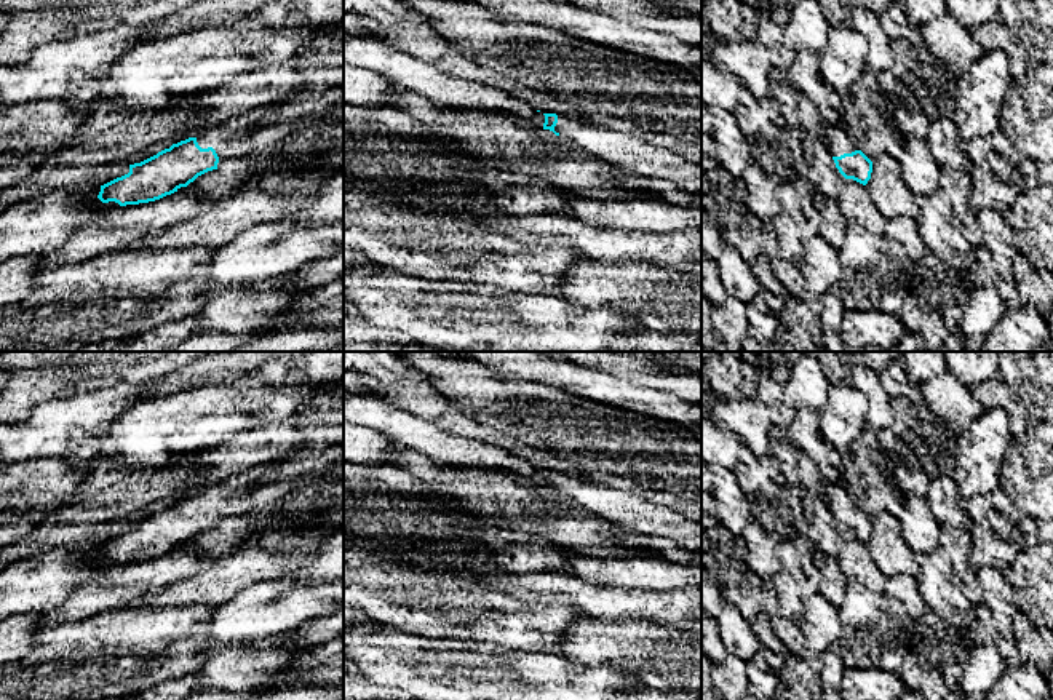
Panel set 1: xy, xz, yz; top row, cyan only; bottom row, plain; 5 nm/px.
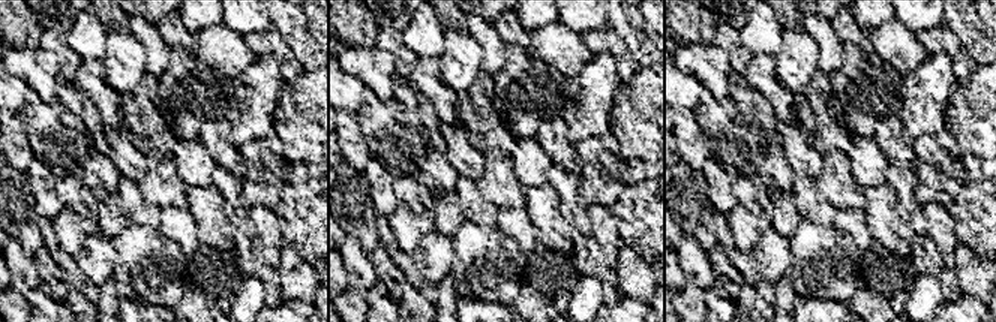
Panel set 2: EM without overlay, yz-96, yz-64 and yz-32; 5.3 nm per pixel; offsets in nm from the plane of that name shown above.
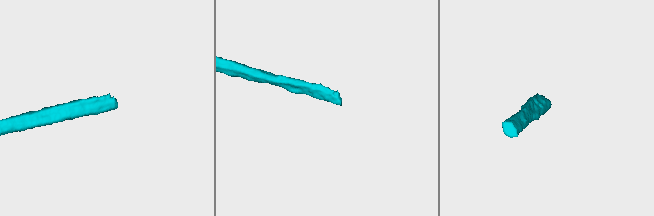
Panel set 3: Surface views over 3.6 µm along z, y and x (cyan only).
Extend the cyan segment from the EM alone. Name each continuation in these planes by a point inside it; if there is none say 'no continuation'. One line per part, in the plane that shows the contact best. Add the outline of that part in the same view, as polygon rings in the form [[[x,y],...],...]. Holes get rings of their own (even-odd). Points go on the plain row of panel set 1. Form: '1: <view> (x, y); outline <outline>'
1: xy (234, 496); outline [[[252,467],[236,476],[230,476],[217,484],[206,486],[198,491],[197,500],[201,507],[213,505],[219,515],[224,516],[246,516],[252,508],[252,495],[259,484],[262,484],[265,467]]]

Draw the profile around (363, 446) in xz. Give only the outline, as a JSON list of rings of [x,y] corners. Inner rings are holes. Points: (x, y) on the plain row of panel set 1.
[[[344,419],[344,460],[358,465],[391,465],[391,457],[403,451],[380,433]]]

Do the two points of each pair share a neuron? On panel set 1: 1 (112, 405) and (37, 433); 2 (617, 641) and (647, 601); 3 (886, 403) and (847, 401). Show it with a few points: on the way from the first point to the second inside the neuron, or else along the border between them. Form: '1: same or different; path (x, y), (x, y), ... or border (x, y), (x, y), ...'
1: same; path (93, 413), (56, 425)
2: different; border (595, 620), (655, 620), (670, 627)
3: different; border (850, 384), (865, 398), (866, 424)

